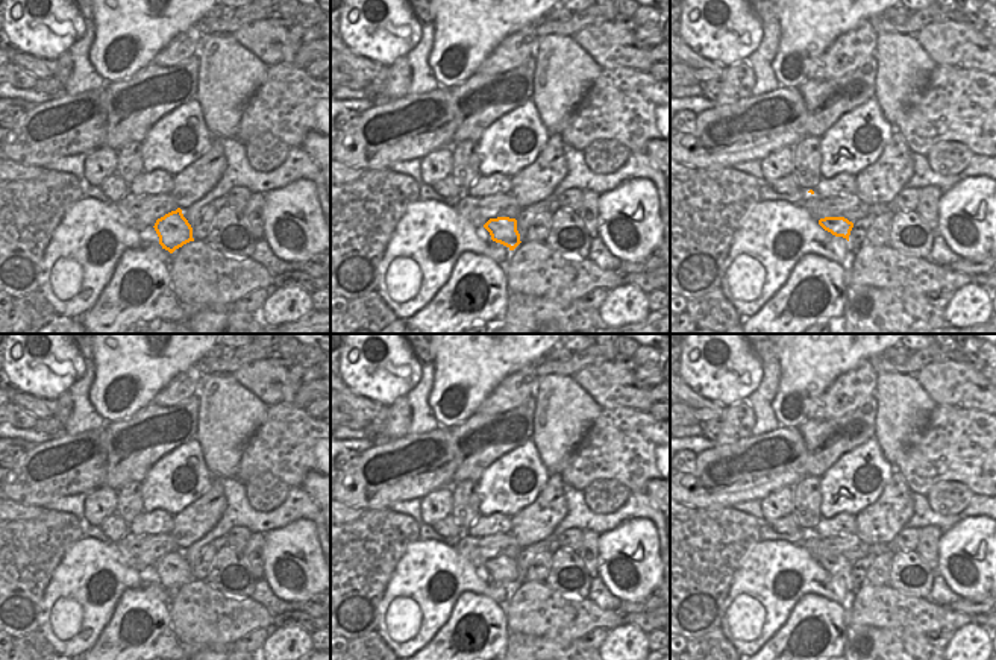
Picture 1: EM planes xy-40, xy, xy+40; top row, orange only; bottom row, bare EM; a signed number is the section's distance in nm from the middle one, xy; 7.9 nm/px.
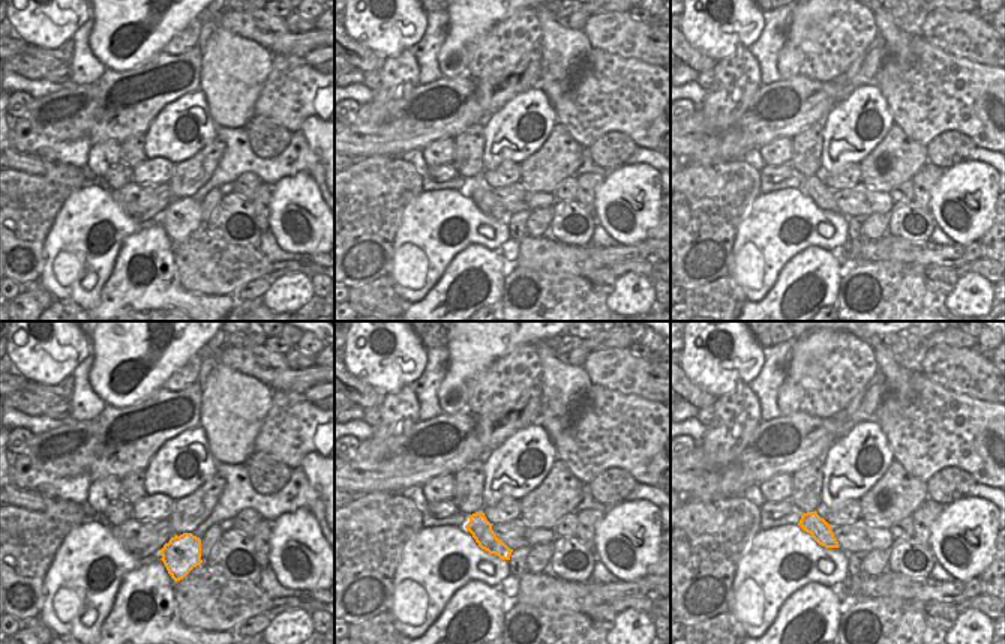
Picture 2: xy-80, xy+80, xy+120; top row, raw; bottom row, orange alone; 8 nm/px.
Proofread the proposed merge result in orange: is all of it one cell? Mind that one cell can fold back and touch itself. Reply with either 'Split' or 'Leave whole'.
Leave whole

